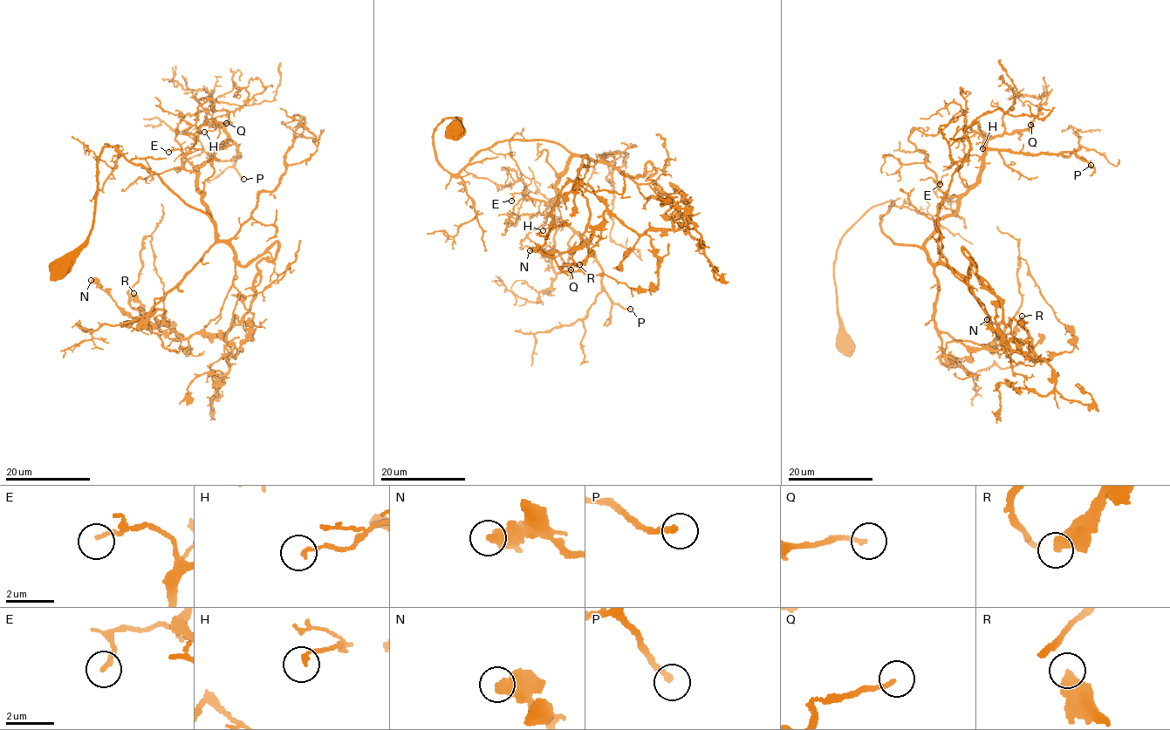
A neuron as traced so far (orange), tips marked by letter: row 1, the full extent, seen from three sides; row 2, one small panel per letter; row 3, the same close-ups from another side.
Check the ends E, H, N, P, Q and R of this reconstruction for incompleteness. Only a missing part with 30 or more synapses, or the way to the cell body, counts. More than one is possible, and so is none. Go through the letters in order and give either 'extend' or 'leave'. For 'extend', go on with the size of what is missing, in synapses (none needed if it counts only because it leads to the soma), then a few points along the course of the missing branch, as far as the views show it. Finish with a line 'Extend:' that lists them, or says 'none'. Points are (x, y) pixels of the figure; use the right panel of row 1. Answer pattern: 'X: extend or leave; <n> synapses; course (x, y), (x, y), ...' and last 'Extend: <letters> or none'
E: leave
H: leave
N: leave
P: extend; 30 synapses; course (1091, 165), (1091, 169), (1097, 141), (1087, 125), (1084, 126)
Q: leave
R: extend; 35 synapses; course (1022, 316), (1029, 303), (1035, 310), (1030, 297)
Extend: P, R

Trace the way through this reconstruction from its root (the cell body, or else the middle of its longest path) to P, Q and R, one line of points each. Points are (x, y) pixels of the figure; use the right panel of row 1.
P: (841, 341), (837, 246), (872, 207), (889, 201), (883, 231), (920, 247), (988, 150), (1091, 165)
Q: (841, 341), (834, 263), (845, 230), (889, 201), (883, 231), (920, 247), (974, 187), (989, 139), (1030, 125)
R: (841, 341), (838, 242), (889, 201), (881, 228), (893, 242), (927, 254), (939, 330), (989, 344), (1022, 316)

